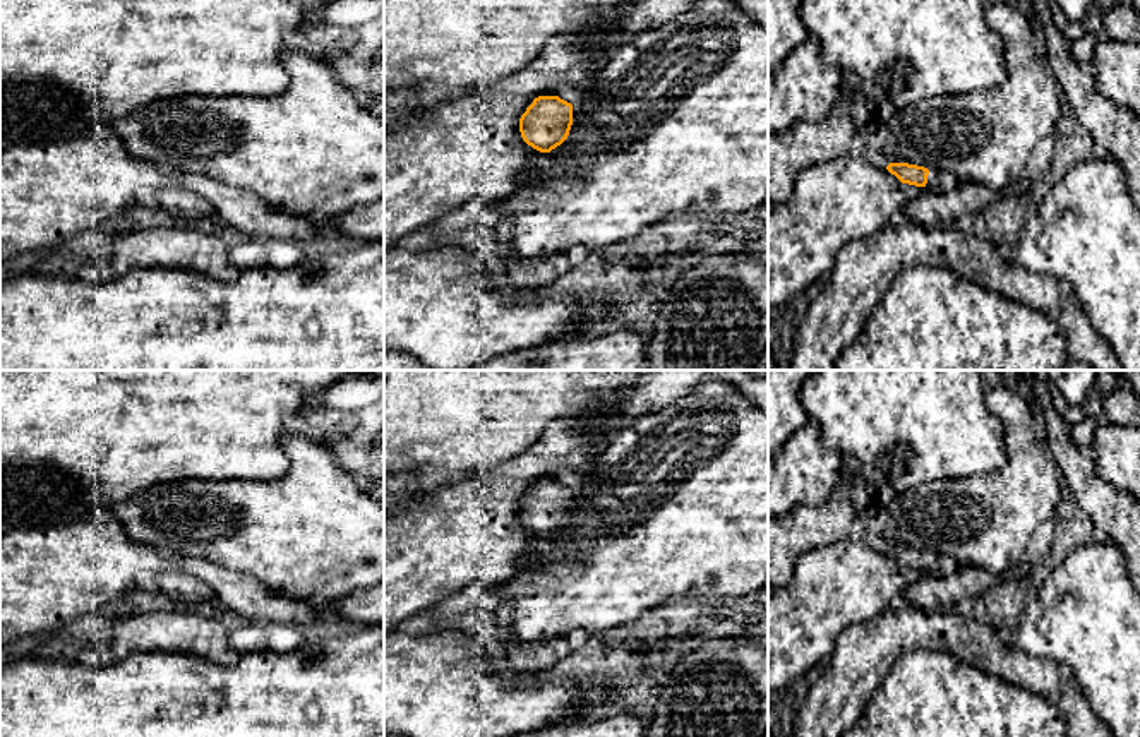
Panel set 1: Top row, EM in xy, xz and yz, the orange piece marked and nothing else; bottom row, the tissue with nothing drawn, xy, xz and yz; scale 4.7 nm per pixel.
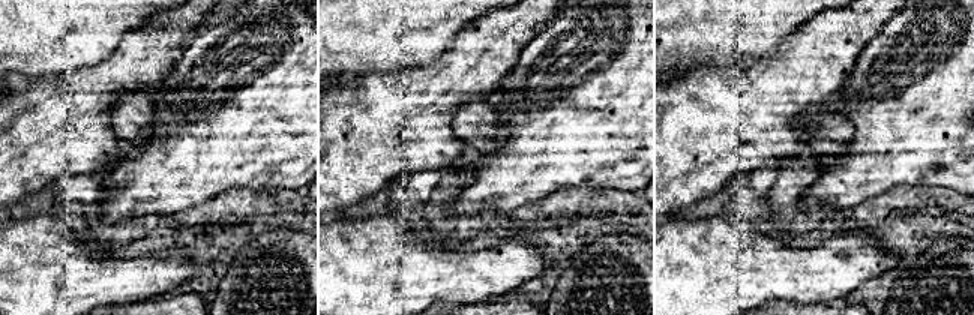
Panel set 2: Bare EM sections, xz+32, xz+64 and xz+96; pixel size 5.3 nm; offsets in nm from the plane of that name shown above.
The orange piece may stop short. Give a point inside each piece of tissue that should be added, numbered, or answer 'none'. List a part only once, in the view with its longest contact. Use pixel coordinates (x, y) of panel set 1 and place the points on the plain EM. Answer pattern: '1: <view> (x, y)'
1: yz (942, 568)

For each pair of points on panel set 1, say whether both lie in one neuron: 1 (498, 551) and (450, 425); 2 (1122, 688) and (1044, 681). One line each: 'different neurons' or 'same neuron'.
1: different neurons
2: different neurons

